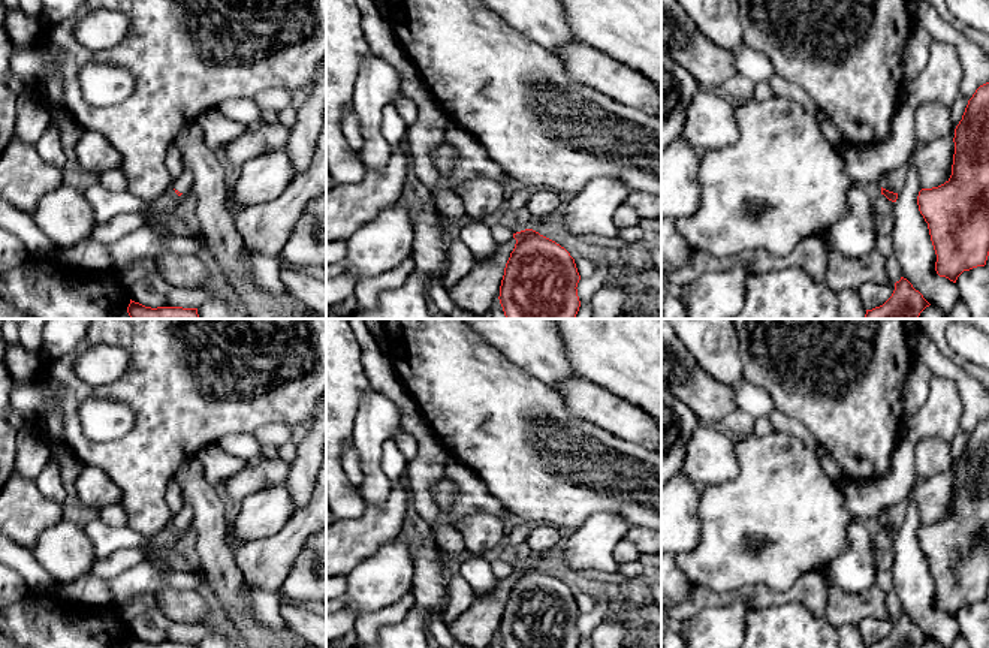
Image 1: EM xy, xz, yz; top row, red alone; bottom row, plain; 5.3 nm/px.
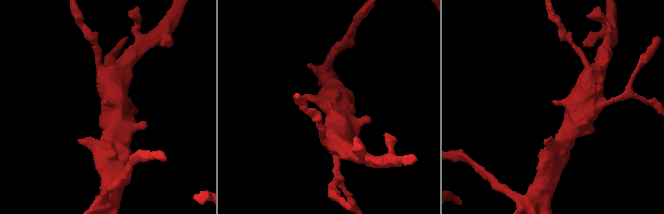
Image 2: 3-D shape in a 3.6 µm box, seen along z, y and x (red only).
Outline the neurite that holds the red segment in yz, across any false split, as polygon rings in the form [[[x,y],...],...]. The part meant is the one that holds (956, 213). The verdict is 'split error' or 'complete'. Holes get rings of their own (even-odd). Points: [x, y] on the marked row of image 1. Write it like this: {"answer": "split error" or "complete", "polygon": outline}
{"answer": "complete", "polygon": [[[989,82],[968,100],[953,142],[950,178],[938,187],[922,189],[917,205],[937,254],[935,271],[956,283],[964,271],[985,266],[989,256]]]}

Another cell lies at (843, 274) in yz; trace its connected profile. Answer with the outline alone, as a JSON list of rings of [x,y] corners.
[[[829,248],[824,281],[838,293],[859,290],[866,283],[887,284],[892,283],[892,278],[887,274],[886,257],[877,250],[863,257],[848,259]]]

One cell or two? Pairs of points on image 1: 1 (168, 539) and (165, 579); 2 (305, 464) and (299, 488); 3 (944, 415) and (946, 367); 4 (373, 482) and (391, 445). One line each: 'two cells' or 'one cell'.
1: one cell
2: one cell
3: two cells
4: two cells

